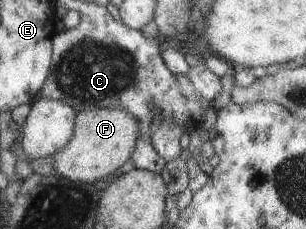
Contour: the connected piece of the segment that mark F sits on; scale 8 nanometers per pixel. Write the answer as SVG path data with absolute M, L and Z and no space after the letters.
M98 107L78 112L76 129L70 143L53 155L54 175L65 177L73 182L93 184L105 180L128 159L132 159L136 143L140 139L140 121L126 109Z

